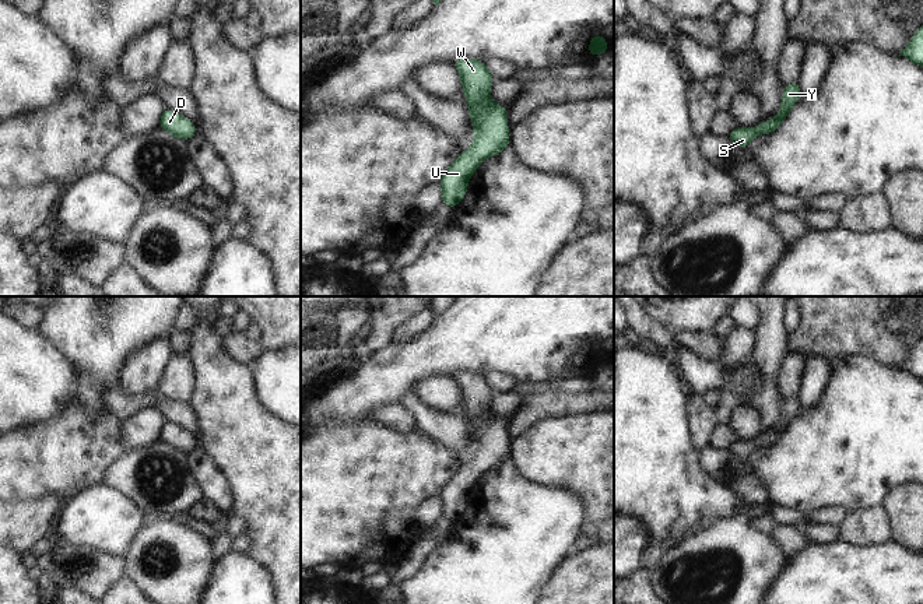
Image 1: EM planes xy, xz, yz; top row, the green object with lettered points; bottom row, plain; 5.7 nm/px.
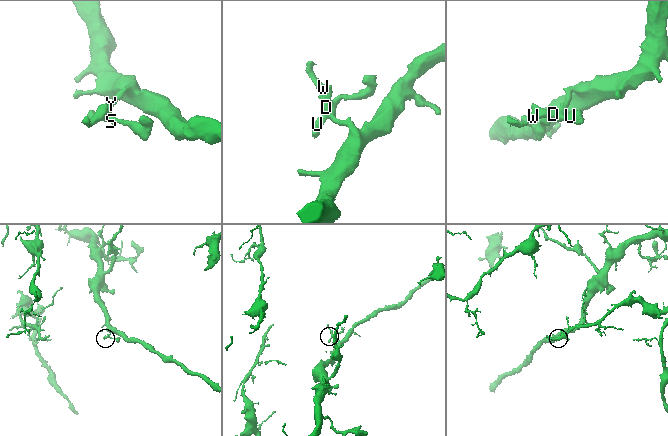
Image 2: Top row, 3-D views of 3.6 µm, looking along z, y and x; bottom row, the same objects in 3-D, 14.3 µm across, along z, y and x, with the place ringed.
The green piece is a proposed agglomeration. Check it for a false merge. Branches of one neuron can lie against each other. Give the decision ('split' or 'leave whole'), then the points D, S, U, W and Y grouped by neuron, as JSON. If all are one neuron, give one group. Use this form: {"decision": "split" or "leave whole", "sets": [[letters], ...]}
{"decision": "leave whole", "sets": [["D", "S", "U", "W", "Y"]]}

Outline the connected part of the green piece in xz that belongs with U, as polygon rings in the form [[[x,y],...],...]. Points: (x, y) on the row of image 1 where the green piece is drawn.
[[[457,59],[453,62],[462,77],[473,120],[475,138],[471,147],[459,155],[442,176],[442,203],[450,208],[457,206],[467,192],[468,178],[480,164],[509,145],[508,106],[496,106],[489,99],[492,74],[481,60]]]

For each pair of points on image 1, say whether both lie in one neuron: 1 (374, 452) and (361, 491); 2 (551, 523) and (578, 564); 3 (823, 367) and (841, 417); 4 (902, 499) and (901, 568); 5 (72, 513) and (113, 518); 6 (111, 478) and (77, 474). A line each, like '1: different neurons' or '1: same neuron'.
1: same neuron
2: different neurons
3: different neurons
4: different neurons
5: same neuron
6: different neurons

